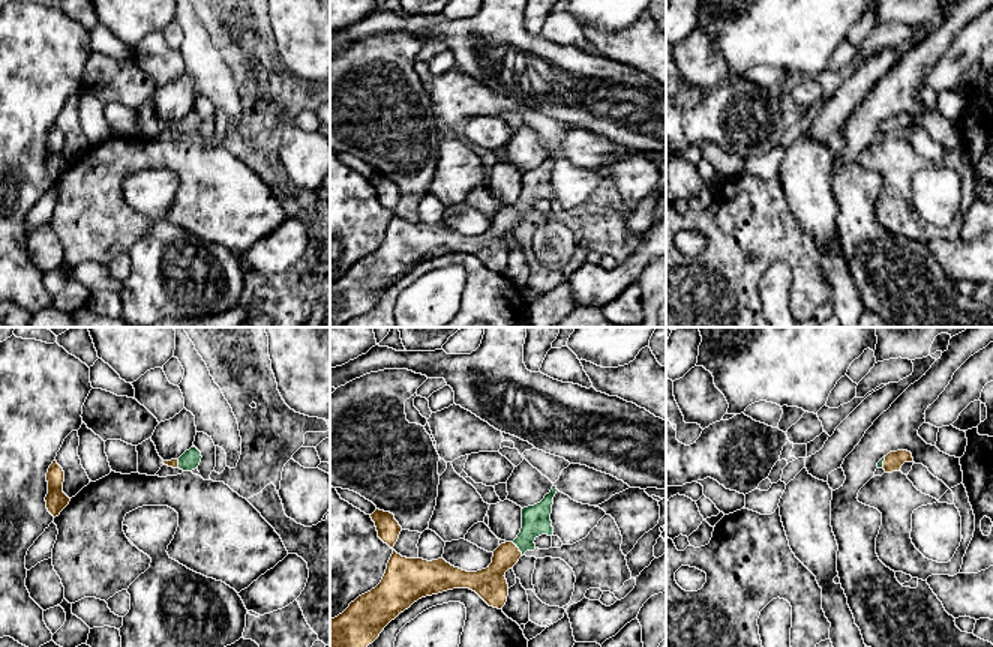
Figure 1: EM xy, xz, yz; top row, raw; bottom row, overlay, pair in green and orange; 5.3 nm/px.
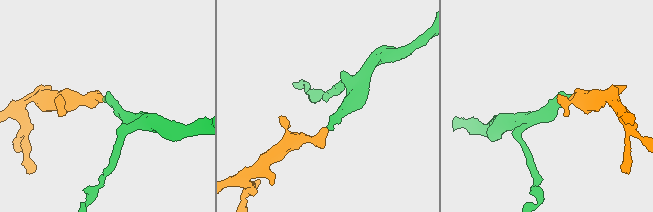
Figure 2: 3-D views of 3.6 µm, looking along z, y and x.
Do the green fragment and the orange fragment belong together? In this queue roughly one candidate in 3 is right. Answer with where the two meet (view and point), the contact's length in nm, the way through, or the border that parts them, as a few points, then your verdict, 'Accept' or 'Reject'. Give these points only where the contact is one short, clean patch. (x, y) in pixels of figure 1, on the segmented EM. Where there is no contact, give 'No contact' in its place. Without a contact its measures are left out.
Touches green at xz (518, 547). Shared border 90 nm. Path across: xz (536, 520), (518, 547), (498, 566), (491, 584). Accept

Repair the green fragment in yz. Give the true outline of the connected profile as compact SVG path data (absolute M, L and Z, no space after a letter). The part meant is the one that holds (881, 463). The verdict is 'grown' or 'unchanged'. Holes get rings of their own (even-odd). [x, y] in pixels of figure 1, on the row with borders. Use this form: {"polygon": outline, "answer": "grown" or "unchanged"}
{"polygon": "M908 450L890 452L878 462L878 468L884 468L885 473L898 471L904 462L914 462L912 453Z", "answer": "grown"}

